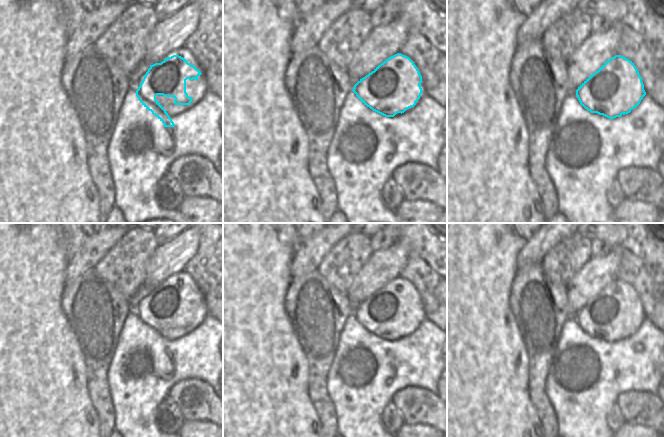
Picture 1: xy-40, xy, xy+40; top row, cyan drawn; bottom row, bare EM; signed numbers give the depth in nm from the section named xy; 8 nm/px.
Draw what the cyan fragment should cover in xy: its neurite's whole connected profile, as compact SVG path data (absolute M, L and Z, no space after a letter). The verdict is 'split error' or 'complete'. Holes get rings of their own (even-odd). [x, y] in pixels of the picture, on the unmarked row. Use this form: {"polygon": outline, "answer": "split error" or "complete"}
{"polygon": "M401 277L389 281L360 303L348 317L338 338L340 349L355 361L361 361L365 357L381 359L393 347L388 344L389 341L394 341L397 337L402 338L416 329L422 318L421 307L422 300L409 281Z", "answer": "split error"}

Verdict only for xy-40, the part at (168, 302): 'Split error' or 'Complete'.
Split error

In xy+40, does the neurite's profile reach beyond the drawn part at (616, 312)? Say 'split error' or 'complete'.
split error

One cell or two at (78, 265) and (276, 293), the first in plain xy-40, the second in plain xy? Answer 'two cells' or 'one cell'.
two cells

